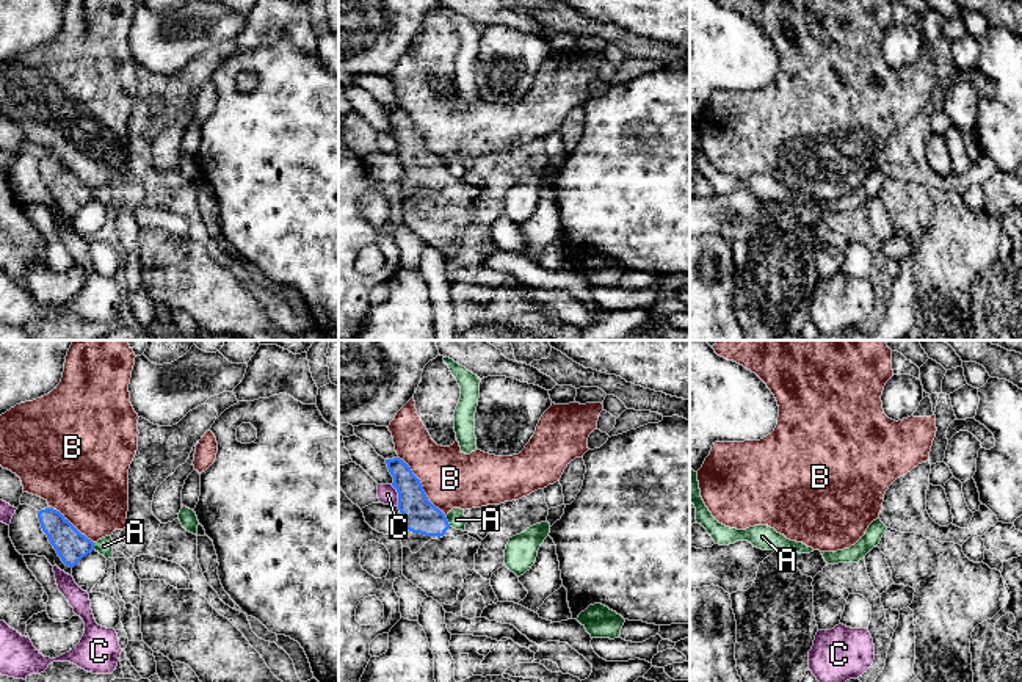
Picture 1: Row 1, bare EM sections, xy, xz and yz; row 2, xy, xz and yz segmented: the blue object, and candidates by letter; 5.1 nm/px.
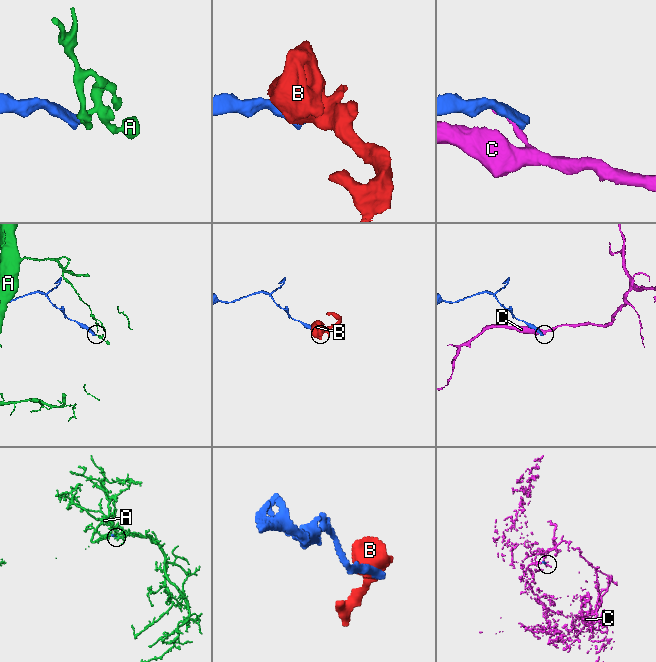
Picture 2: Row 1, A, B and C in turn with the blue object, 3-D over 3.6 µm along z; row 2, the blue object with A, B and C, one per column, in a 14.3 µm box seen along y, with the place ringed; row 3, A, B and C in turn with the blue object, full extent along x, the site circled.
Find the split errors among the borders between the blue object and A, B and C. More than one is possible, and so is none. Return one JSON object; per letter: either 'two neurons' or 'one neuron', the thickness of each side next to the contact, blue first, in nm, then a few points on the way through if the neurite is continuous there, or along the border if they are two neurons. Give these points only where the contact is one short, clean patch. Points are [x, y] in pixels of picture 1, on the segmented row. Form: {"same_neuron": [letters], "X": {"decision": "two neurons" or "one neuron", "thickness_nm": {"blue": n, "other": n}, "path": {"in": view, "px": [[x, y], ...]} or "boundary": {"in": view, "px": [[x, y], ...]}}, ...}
{"same_neuron": [], "A": {"decision": "two neurons", "thickness_nm": {"blue": 180, "other": 90}, "boundary": {"in": "xz", "px": [[444, 516], [450, 526]]}}, "B": {"decision": "two neurons", "thickness_nm": {"blue": 180, "other": 300}}, "C": {"decision": "two neurons", "thickness_nm": {"blue": 180, "other": 100}}}

